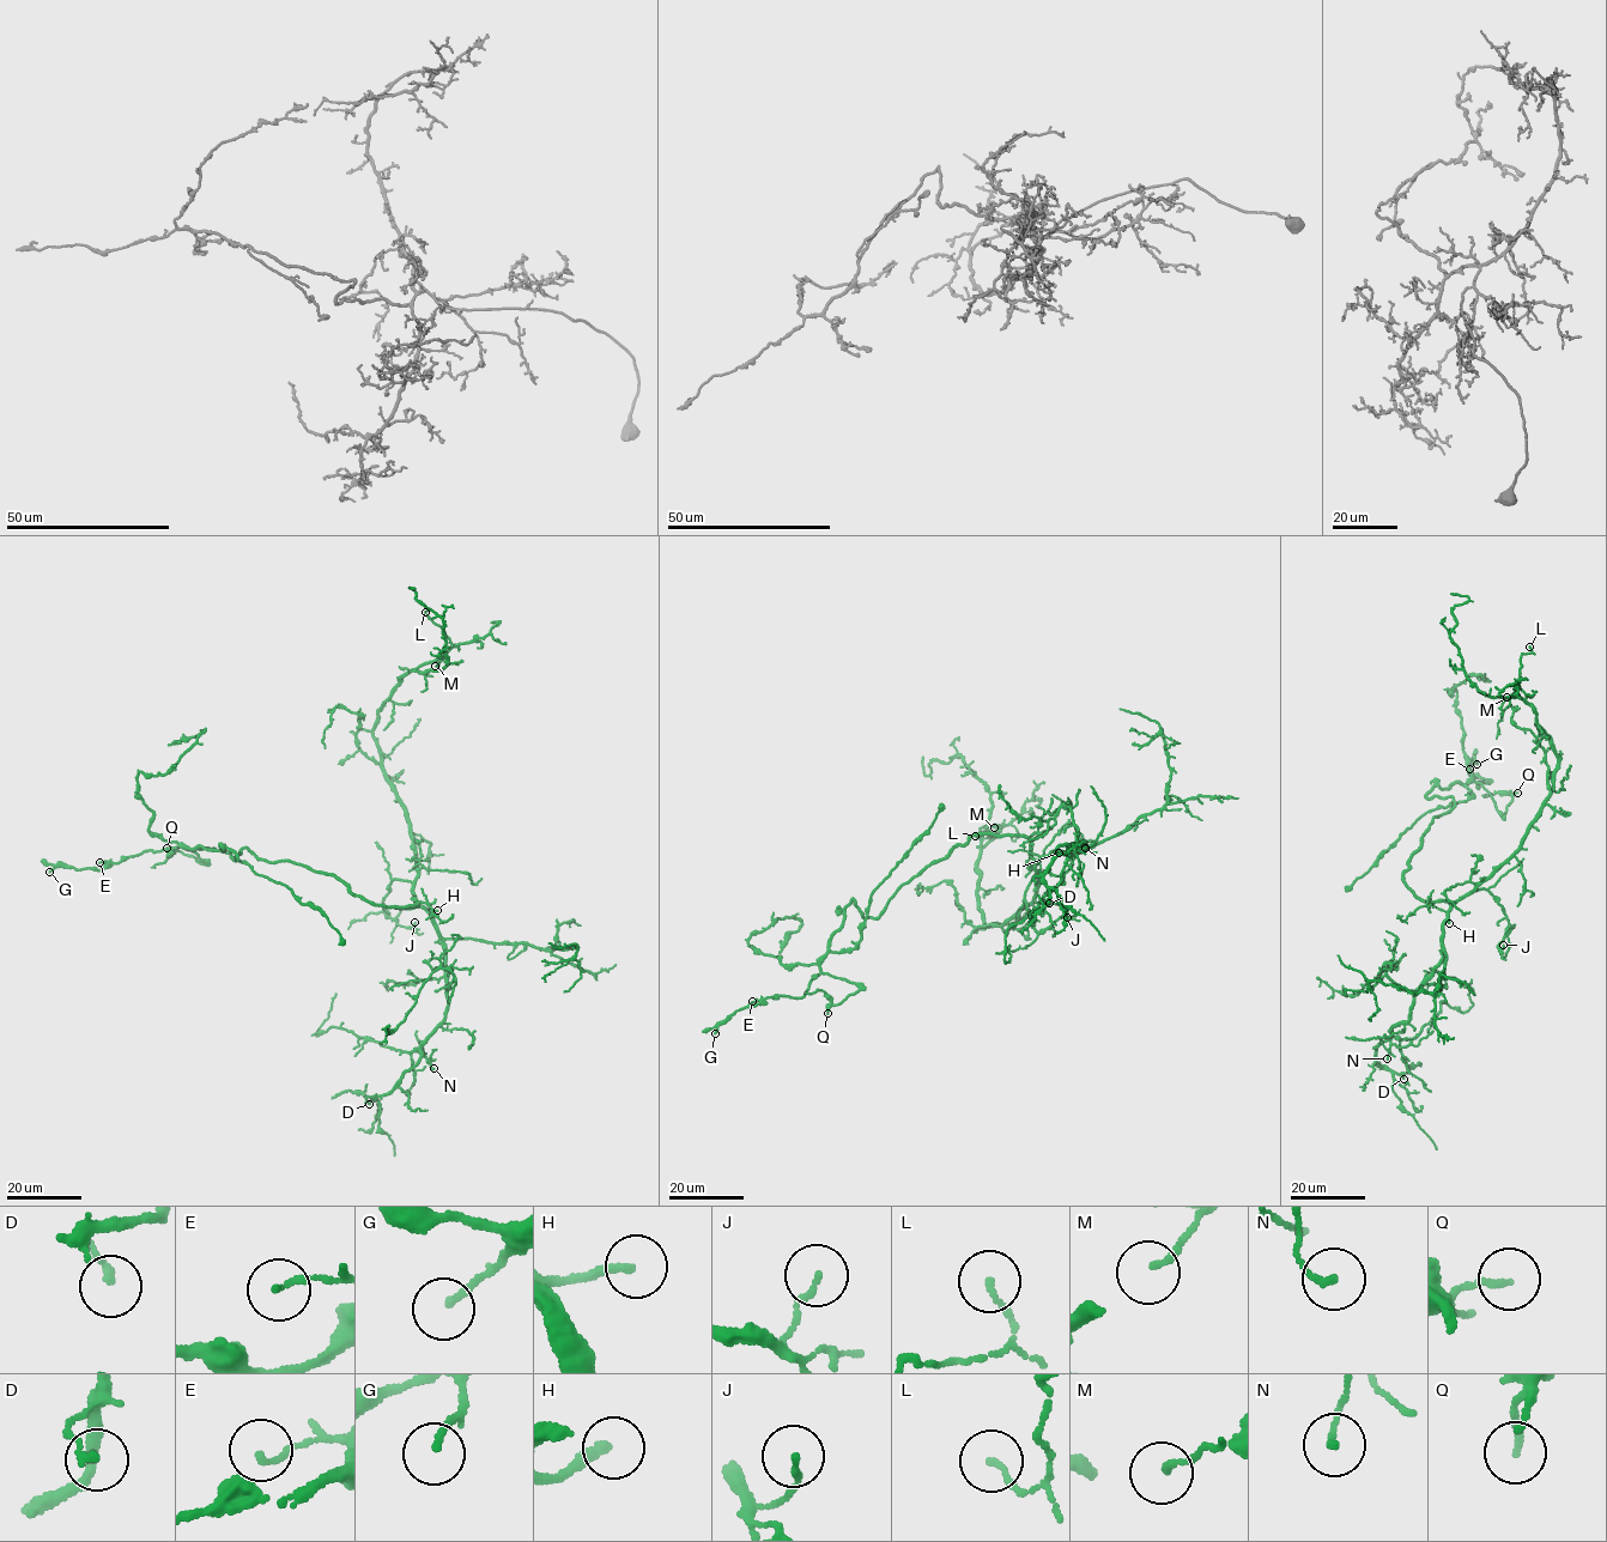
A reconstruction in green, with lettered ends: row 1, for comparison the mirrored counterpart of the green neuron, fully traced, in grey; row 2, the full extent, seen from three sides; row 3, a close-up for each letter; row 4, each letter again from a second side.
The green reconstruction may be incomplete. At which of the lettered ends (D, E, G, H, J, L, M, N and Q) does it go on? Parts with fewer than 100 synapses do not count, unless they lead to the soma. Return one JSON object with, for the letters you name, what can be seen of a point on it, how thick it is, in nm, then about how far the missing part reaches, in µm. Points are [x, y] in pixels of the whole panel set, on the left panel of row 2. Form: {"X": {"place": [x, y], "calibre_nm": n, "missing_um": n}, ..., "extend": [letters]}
{"H": {"place": [437, 910], "calibre_nm": 200, "missing_um": 100}, "extend": ["H"]}

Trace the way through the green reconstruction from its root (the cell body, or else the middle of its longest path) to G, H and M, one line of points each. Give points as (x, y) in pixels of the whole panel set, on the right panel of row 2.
G: (1414, 893), (1404, 873), (1432, 818), (1454, 803), (1425, 796), (1492, 781), (1469, 776), (1477, 764)
H: (1414, 893), (1431, 902), (1445, 900), (1450, 904), (1449, 923)
M: (1414, 893), (1431, 902), (1469, 892), (1520, 847), (1551, 794), (1552, 738), (1534, 709), (1507, 697)

